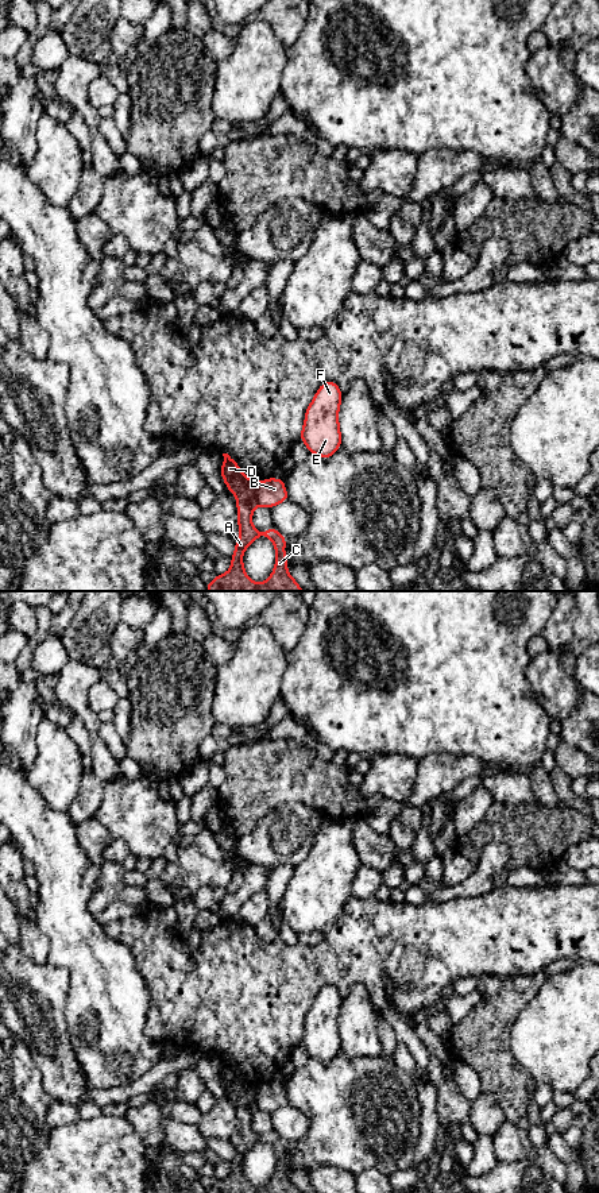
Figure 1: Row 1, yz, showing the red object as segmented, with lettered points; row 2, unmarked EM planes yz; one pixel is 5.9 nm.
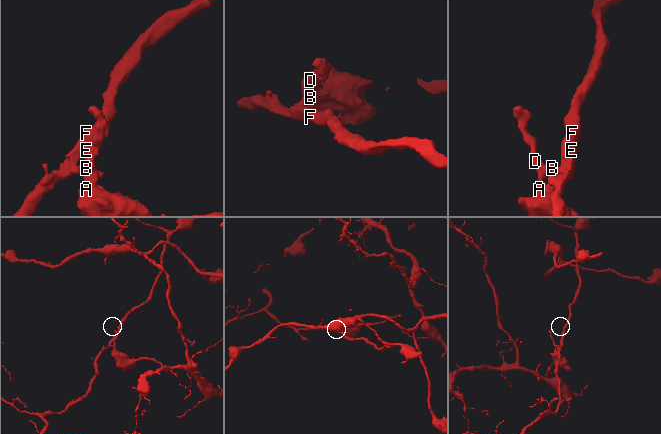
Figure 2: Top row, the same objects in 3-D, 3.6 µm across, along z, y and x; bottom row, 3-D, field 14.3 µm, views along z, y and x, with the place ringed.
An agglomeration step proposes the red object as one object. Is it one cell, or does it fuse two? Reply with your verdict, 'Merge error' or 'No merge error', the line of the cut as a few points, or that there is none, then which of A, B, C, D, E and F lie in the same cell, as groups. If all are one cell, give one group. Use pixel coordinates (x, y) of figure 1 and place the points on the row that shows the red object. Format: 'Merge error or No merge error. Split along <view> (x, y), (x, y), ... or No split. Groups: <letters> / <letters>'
Merge error. Split along yz (258, 483), (255, 490), (257, 504). Groups: A C D / B E F

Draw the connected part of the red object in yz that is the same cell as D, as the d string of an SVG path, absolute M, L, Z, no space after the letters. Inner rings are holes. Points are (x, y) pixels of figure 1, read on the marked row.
M228 455L224 460L220 475L227 484L227 490L236 495L237 528L240 538L235 543L235 553L231 557L231 570L206 583L208 591L304 591L297 580L287 571L287 557L285 553L286 537L275 528L259 532L252 525L252 513L258 506L255 498L256 484ZM260 536L270 538L275 548L275 567L266 582L256 583L248 578L243 565L244 551Z

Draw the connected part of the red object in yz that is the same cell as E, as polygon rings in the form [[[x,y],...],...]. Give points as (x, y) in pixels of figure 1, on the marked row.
[[[336,382],[322,383],[305,412],[300,439],[309,453],[329,459],[341,447],[339,409],[343,393]]]

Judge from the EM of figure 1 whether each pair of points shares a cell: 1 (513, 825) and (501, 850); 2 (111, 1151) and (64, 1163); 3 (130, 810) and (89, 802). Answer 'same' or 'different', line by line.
1: different
2: same
3: different

